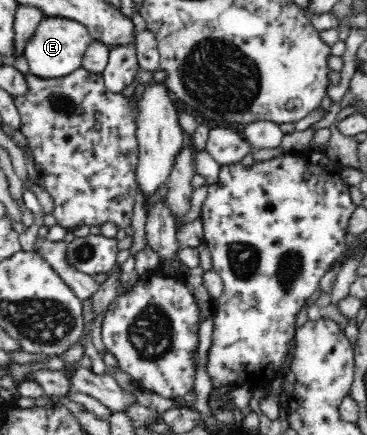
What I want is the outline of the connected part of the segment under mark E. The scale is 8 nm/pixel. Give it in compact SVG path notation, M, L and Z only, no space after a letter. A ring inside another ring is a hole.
M45 16L36 27L32 38L26 42L23 56L26 57L30 72L40 79L54 79L67 76L82 67L84 53L93 41L89 30L76 20L58 16Z

